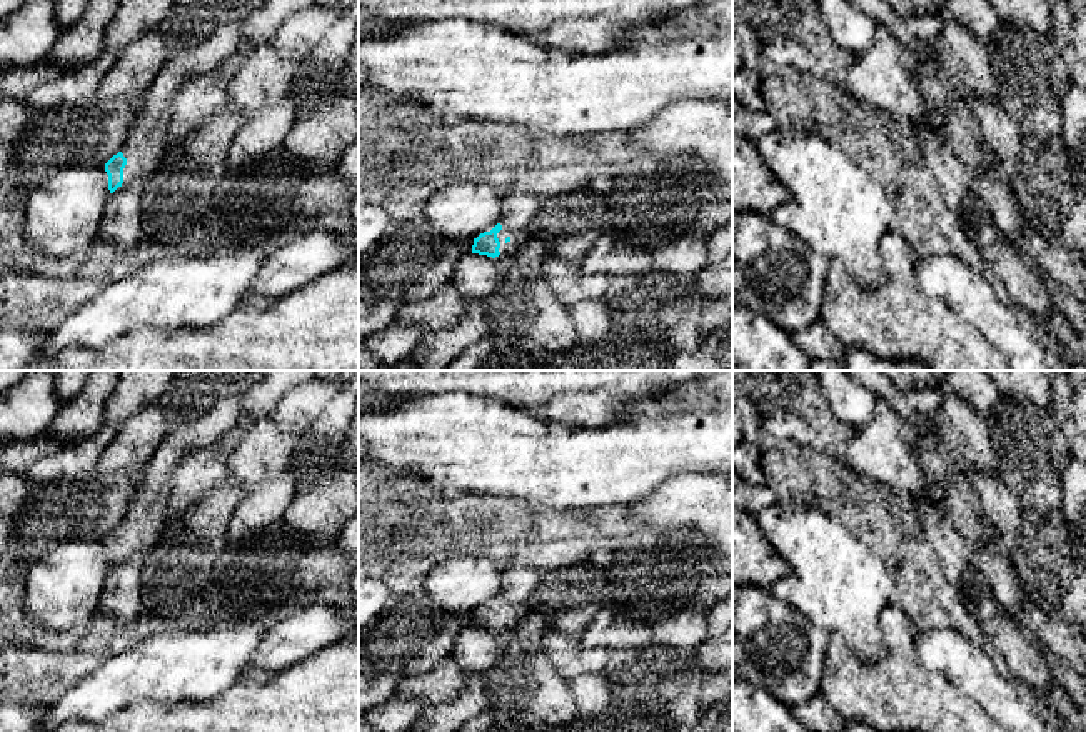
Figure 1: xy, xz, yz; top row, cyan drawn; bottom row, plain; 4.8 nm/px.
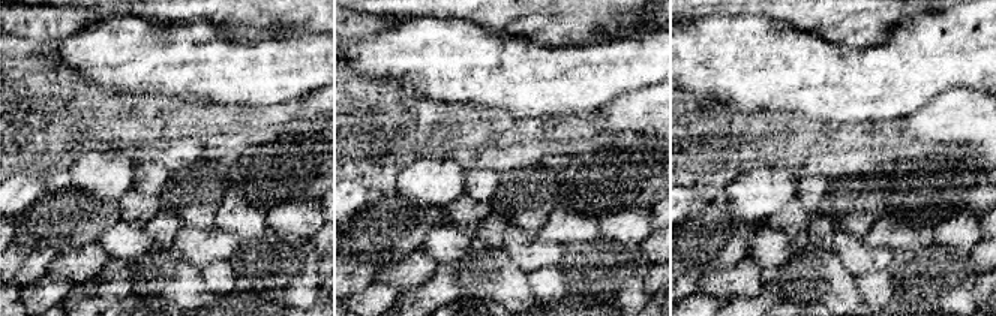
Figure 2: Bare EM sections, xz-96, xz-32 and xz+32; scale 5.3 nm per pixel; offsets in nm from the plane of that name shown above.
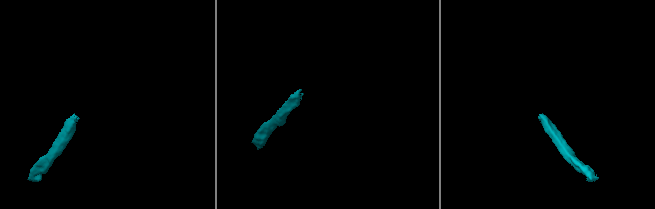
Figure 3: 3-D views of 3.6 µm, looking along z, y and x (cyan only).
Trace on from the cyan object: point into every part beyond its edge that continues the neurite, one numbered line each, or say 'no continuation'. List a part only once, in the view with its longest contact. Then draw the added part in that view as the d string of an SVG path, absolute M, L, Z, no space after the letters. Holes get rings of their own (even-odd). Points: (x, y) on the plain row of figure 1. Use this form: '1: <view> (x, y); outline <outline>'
1: xz (517, 612); outline M502 594L495 595L492 600L485 602L484 605L490 605L497 597L502 599L502 604L497 607L497 612L500 615L500 622L499 622L500 629L495 632L497 634L505 634L505 632L509 634L510 630L514 630L517 627L517 624L527 614L530 614L530 609L527 607L527 604L512 605Z

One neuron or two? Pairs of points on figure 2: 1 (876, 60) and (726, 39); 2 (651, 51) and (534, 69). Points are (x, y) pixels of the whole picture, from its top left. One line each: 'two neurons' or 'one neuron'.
1: one neuron
2: one neuron

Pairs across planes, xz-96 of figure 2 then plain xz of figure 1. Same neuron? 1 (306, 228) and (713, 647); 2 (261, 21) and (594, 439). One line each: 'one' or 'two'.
1: two
2: two

